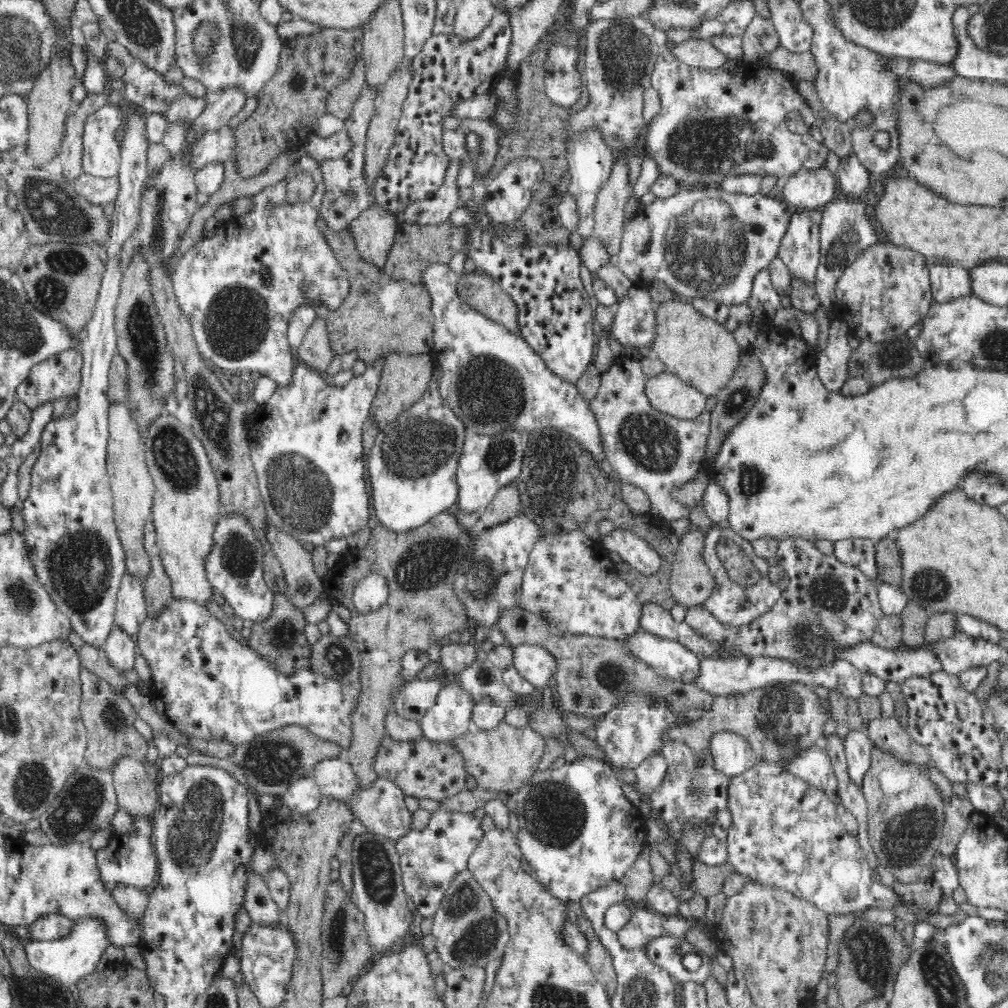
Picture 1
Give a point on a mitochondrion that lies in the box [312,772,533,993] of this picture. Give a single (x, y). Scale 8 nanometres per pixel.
(476, 936)

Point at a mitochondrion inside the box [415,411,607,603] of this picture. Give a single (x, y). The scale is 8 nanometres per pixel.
(545, 485)

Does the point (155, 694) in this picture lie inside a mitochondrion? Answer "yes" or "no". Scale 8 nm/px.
no

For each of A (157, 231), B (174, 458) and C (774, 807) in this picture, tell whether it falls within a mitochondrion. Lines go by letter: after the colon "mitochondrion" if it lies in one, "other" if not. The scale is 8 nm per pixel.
A: mitochondrion
B: mitochondrion
C: other

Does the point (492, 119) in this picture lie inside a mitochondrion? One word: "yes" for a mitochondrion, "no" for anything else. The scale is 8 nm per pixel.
no

